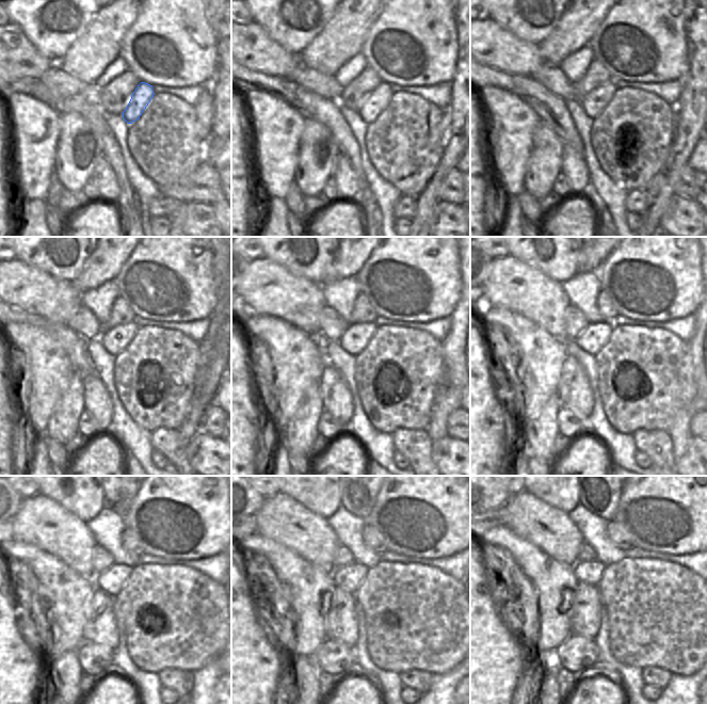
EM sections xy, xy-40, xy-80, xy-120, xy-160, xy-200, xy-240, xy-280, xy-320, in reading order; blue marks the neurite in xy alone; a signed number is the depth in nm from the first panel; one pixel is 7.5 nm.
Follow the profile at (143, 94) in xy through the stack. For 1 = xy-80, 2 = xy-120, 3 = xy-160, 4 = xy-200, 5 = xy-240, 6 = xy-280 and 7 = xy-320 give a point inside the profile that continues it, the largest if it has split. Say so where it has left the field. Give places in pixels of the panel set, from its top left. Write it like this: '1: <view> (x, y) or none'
1: xy-80 (593, 104)
2: xy-120 (115, 339)
3: xy-160 (355, 337)
4: xy-200 (592, 340)
5: xy-240 (112, 580)
6: xy-280 (349, 578)
7: xy-320 (591, 572)

